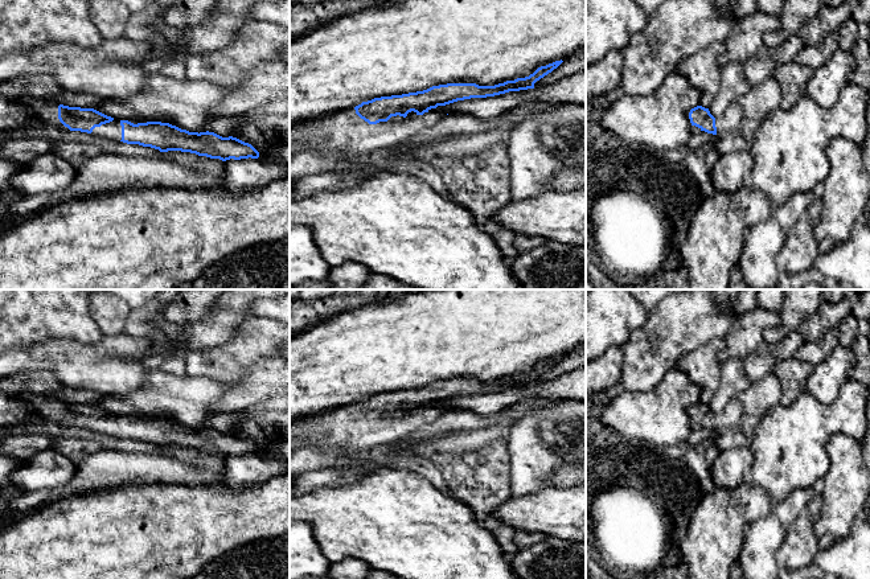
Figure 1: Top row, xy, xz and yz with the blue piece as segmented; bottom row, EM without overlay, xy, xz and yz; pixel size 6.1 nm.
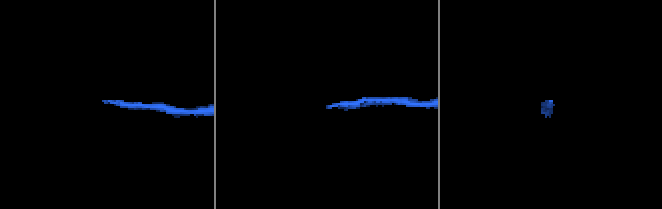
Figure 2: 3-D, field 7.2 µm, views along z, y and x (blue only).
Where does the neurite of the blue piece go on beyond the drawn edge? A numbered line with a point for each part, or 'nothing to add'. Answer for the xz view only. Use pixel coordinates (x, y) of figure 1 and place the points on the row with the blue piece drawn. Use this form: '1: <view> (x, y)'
1: xz (319, 144)

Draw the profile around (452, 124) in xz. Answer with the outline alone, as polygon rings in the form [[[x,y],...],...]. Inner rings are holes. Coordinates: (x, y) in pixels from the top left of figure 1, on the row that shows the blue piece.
[[[528,102],[517,108],[510,110],[504,116],[484,122],[471,116],[468,114],[450,114],[444,115],[434,127],[428,128],[422,136],[428,140],[438,140],[442,137],[451,137],[457,135],[473,135],[485,132],[498,124],[510,122],[512,124],[520,124],[528,116],[554,110],[565,103],[554,102]]]

